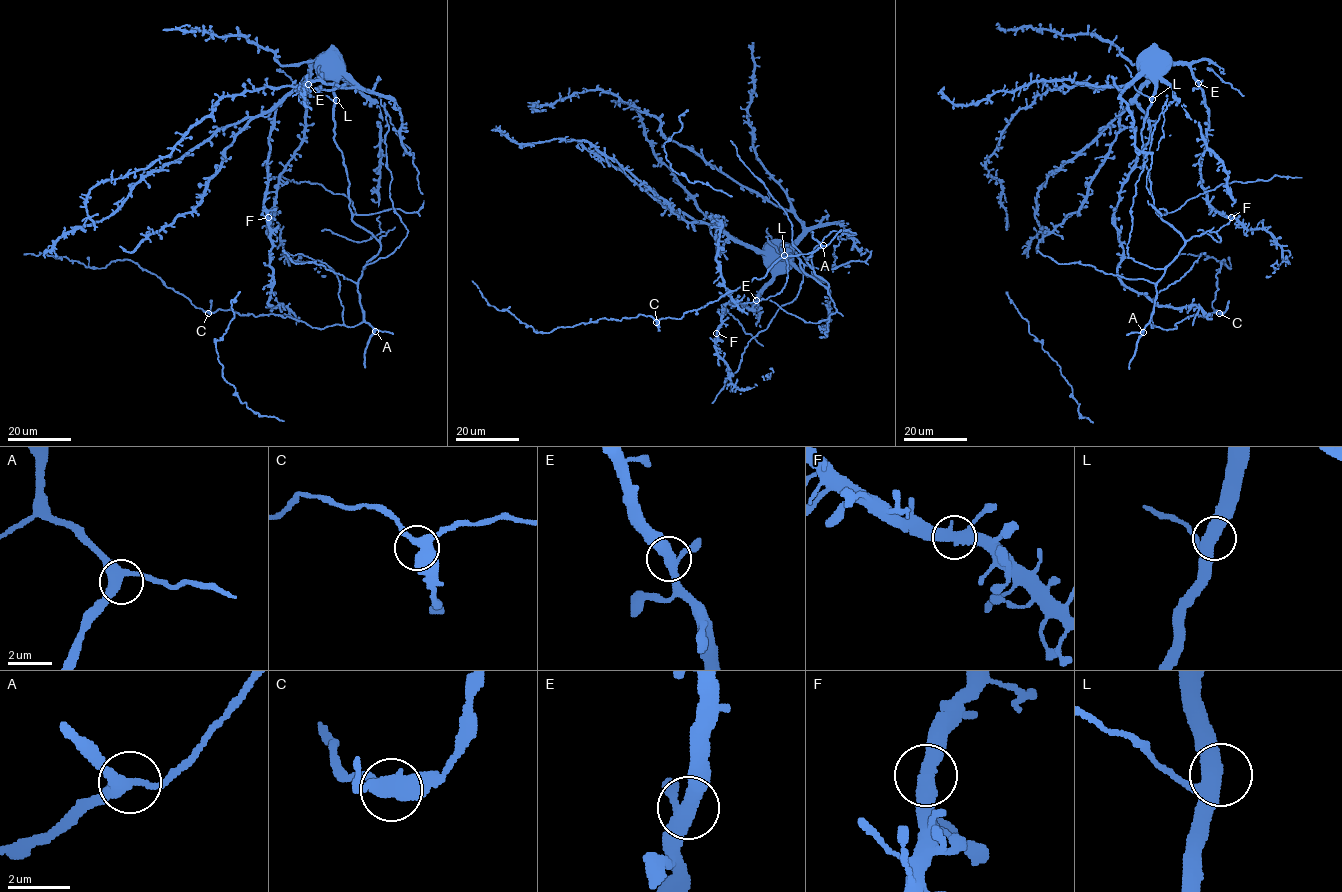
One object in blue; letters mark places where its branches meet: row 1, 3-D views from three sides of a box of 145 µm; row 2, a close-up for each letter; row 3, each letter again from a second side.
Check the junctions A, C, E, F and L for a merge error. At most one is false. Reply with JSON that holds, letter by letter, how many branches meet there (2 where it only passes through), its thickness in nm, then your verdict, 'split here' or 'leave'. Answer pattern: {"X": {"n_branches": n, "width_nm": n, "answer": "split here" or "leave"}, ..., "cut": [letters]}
{"A": {"n_branches": 3, "width_nm": 400, "answer": "leave"}, "C": {"n_branches": 3, "width_nm": 440, "answer": "leave"}, "E": {"n_branches": 3, "width_nm": 400, "answer": "leave"}, "F": {"n_branches": 3, "width_nm": 400, "answer": "leave"}, "L": {"n_branches": 3, "width_nm": 400, "answer": "leave"}, "cut": []}

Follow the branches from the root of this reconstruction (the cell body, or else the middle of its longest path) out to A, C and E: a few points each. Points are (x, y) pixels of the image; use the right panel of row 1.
A: (1147, 58), (1155, 95), (1141, 131), (1143, 163), (1155, 212), (1184, 245), (1157, 283), (1143, 332)
C: (1147, 58), (1155, 95), (1141, 131), (1143, 163), (1155, 212), (1184, 241), (1157, 283), (1151, 326), (1219, 313)
E: (1147, 58), (1167, 56), (1172, 62), (1184, 62), (1198, 83)

